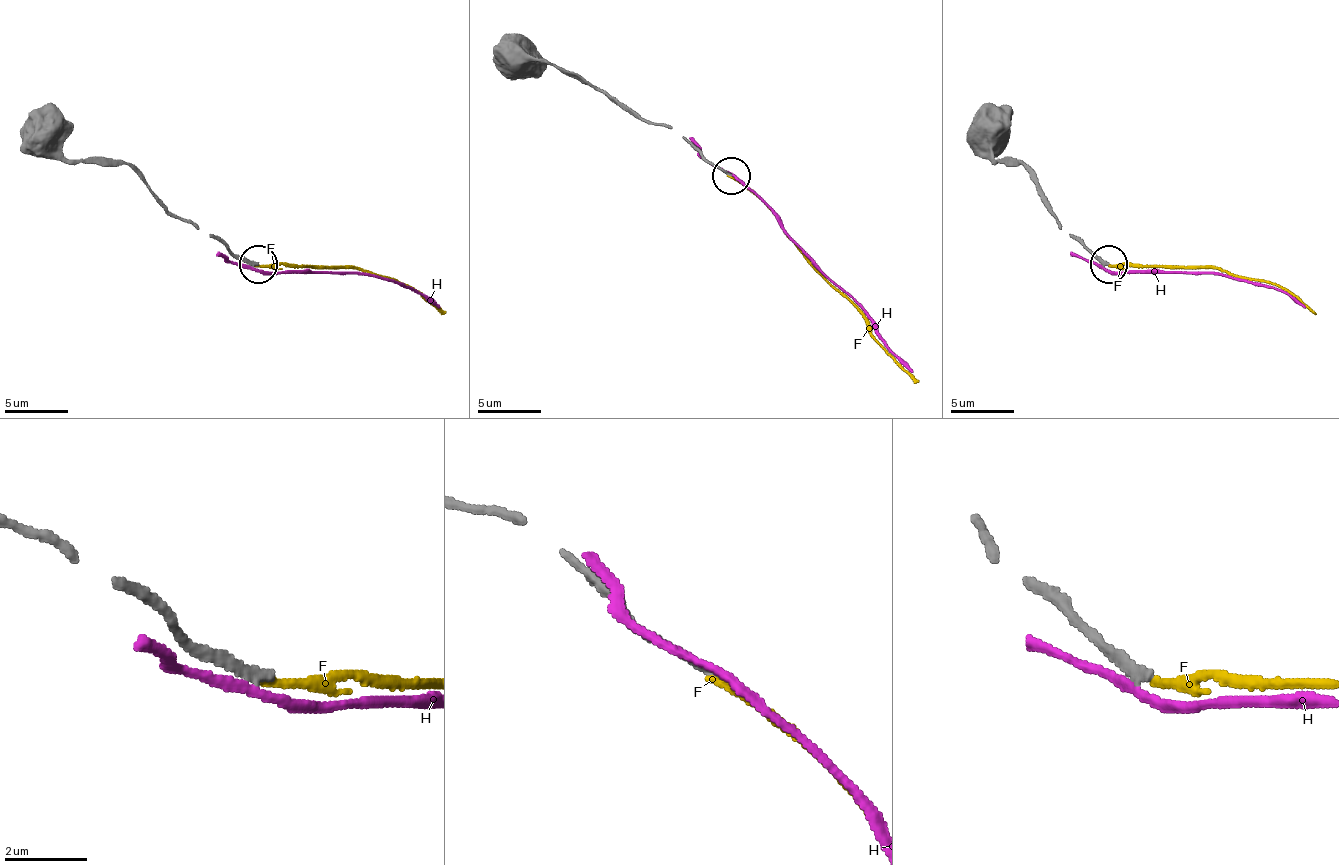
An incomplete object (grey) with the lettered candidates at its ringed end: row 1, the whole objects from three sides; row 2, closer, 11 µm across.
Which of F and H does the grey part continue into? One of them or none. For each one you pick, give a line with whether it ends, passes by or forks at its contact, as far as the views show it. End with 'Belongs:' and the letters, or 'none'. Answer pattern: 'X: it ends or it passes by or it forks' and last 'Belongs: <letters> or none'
Belongs: none

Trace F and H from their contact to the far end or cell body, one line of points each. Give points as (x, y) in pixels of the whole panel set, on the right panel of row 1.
F: (1108, 264), (1215, 264), (1240, 277), (1278, 283), (1316, 312)
H: (1101, 264), (1108, 271), (1227, 274), (1284, 290), (1306, 309)

